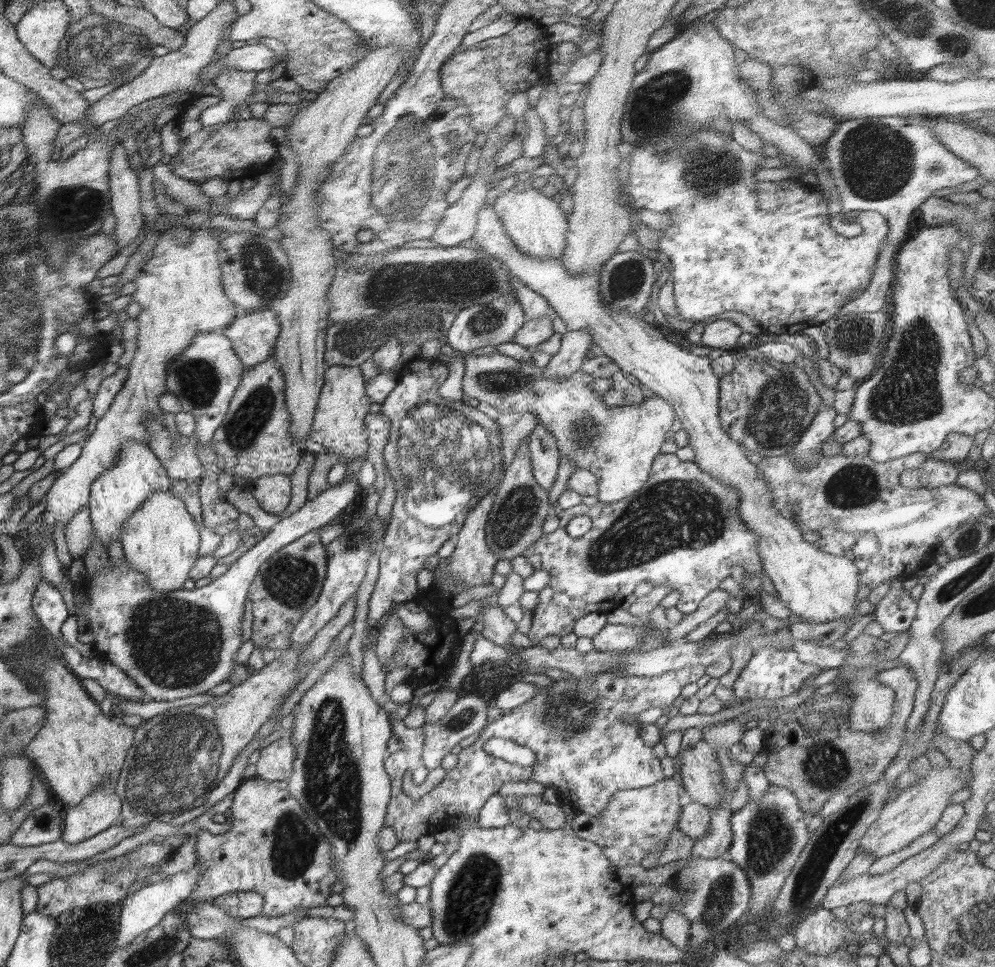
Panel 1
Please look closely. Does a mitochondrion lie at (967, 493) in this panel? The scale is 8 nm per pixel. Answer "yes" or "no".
no

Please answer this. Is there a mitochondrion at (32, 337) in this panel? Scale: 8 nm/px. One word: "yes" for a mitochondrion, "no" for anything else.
yes

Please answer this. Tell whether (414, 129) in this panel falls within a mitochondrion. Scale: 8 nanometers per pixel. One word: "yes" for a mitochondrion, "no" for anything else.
yes

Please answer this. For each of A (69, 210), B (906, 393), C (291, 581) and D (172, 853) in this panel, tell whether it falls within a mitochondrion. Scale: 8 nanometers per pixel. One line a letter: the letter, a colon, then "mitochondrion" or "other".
A: mitochondrion
B: mitochondrion
C: mitochondrion
D: other

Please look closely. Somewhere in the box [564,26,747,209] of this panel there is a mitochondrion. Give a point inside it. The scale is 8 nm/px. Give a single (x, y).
(655, 100)

